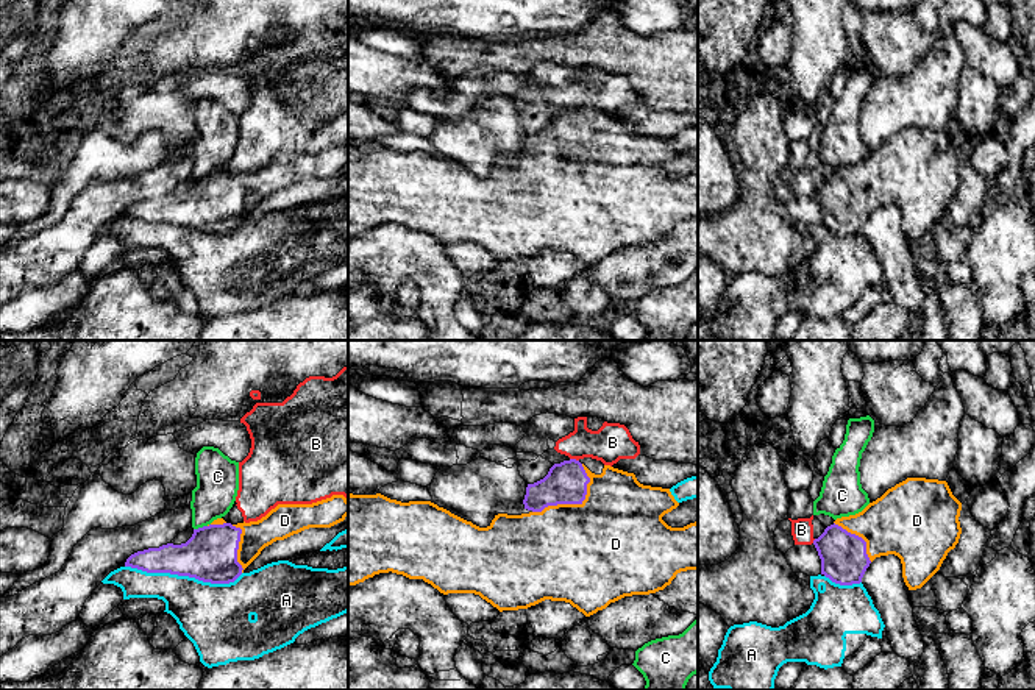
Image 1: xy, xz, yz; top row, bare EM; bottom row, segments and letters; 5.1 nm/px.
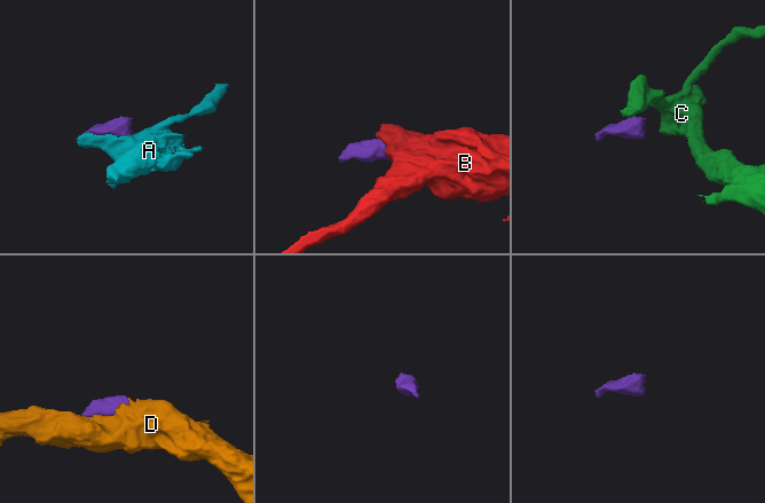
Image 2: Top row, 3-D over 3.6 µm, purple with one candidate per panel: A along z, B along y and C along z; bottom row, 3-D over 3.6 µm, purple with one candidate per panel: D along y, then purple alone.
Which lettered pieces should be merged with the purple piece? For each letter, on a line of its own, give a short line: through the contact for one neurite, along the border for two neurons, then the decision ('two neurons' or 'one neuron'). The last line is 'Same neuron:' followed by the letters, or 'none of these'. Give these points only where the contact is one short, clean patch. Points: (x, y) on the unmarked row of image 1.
A: two neurons
B: xz (570, 108), (578, 111) | two neurons
C: xy (206, 175), (194, 180) | two neurons
D: one neuron
Same neuron: D

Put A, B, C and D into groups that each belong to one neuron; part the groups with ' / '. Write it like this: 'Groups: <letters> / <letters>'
Groups: A / B / C / D

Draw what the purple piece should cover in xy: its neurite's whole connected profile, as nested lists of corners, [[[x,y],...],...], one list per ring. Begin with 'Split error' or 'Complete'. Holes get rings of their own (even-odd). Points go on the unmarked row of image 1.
Split error. [[[333,145],[312,155],[278,155],[258,172],[231,175],[217,169],[194,180],[186,194],[167,194],[131,205],[125,217],[229,234],[273,192],[309,178],[331,178],[347,165],[348,150]]]

